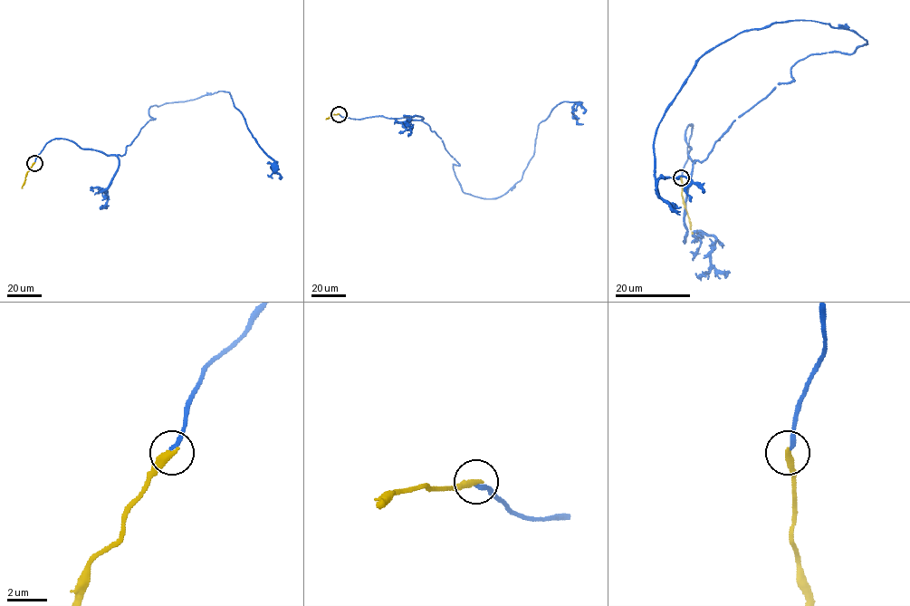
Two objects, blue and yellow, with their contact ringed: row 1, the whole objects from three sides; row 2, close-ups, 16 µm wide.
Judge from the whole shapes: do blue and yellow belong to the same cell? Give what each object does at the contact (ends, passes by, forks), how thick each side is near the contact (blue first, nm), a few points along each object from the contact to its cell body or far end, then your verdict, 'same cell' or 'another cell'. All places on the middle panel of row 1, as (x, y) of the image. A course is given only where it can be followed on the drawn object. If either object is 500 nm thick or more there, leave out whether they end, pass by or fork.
blue ends there; yellow ends there; 220 nm thick on the blue side, 400 nm on the other; blue runs (338, 114), (422, 120), (464, 192), (490, 198), (522, 179), (559, 103), (579, 101), (583, 124); yellow runs (338, 113), (326, 120); same cell

